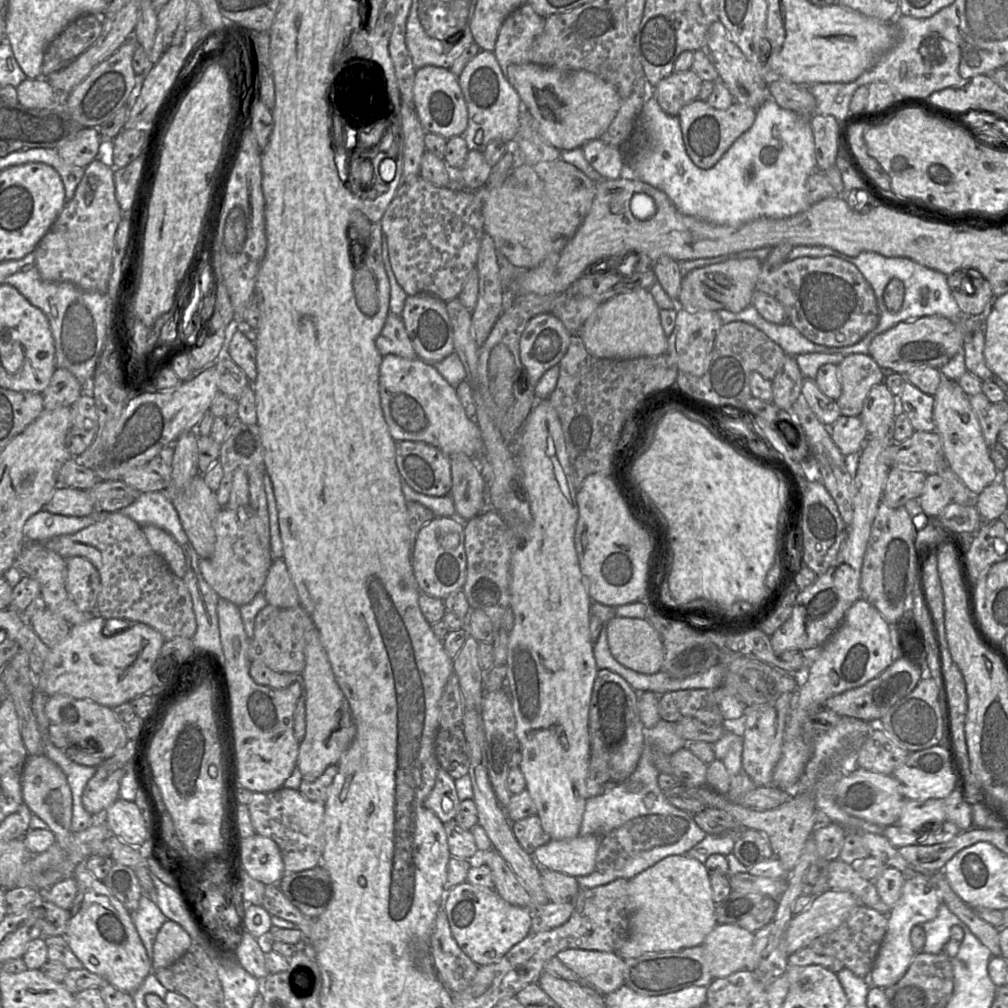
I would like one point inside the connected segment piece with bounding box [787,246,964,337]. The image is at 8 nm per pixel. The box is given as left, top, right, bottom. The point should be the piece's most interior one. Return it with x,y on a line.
878,270

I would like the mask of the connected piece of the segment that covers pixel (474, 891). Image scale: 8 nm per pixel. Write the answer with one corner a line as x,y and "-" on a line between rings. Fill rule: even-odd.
468,881
446,892
443,908
458,946
478,966
500,961
514,945
531,933
531,909
512,905
495,889
476,886

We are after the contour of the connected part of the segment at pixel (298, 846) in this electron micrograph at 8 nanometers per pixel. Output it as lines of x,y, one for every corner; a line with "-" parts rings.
281,787
272,792
254,792
248,809
256,834
275,841
281,851
285,872
298,872
321,864
325,846
325,804
311,801
300,790

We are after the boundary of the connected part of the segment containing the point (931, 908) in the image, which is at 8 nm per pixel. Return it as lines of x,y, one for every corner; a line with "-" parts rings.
918,874
915,877
905,878
900,897
887,915
887,931
872,970
868,977
864,978
871,987
885,989
904,976
917,953
910,940
912,928
933,920
941,903
939,894
927,875

